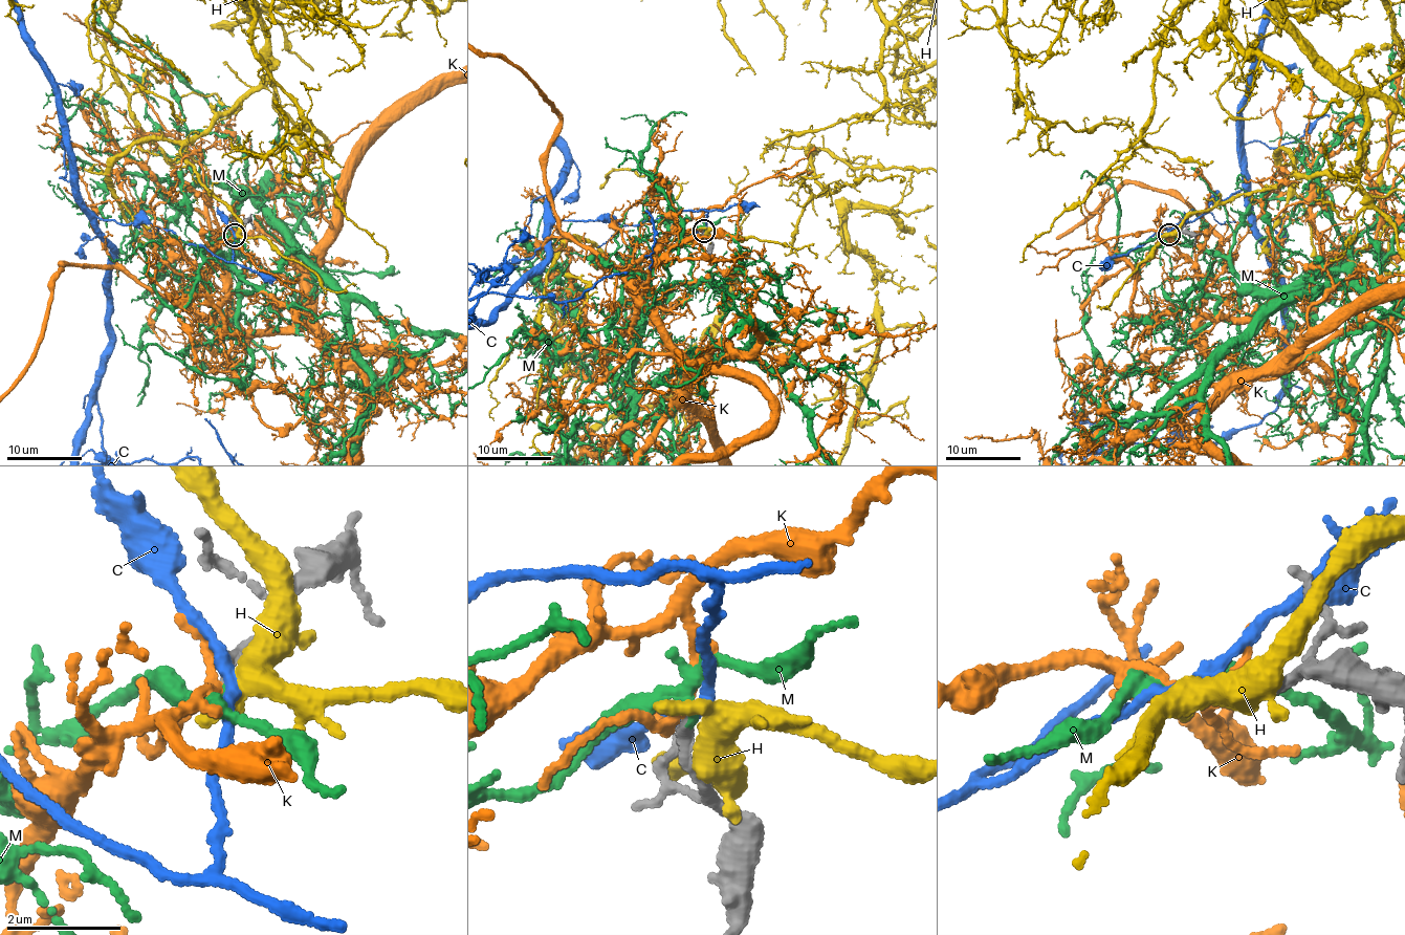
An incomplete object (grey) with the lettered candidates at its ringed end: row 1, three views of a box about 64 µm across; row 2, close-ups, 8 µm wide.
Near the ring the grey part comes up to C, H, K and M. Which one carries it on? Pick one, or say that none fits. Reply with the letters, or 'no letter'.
M

